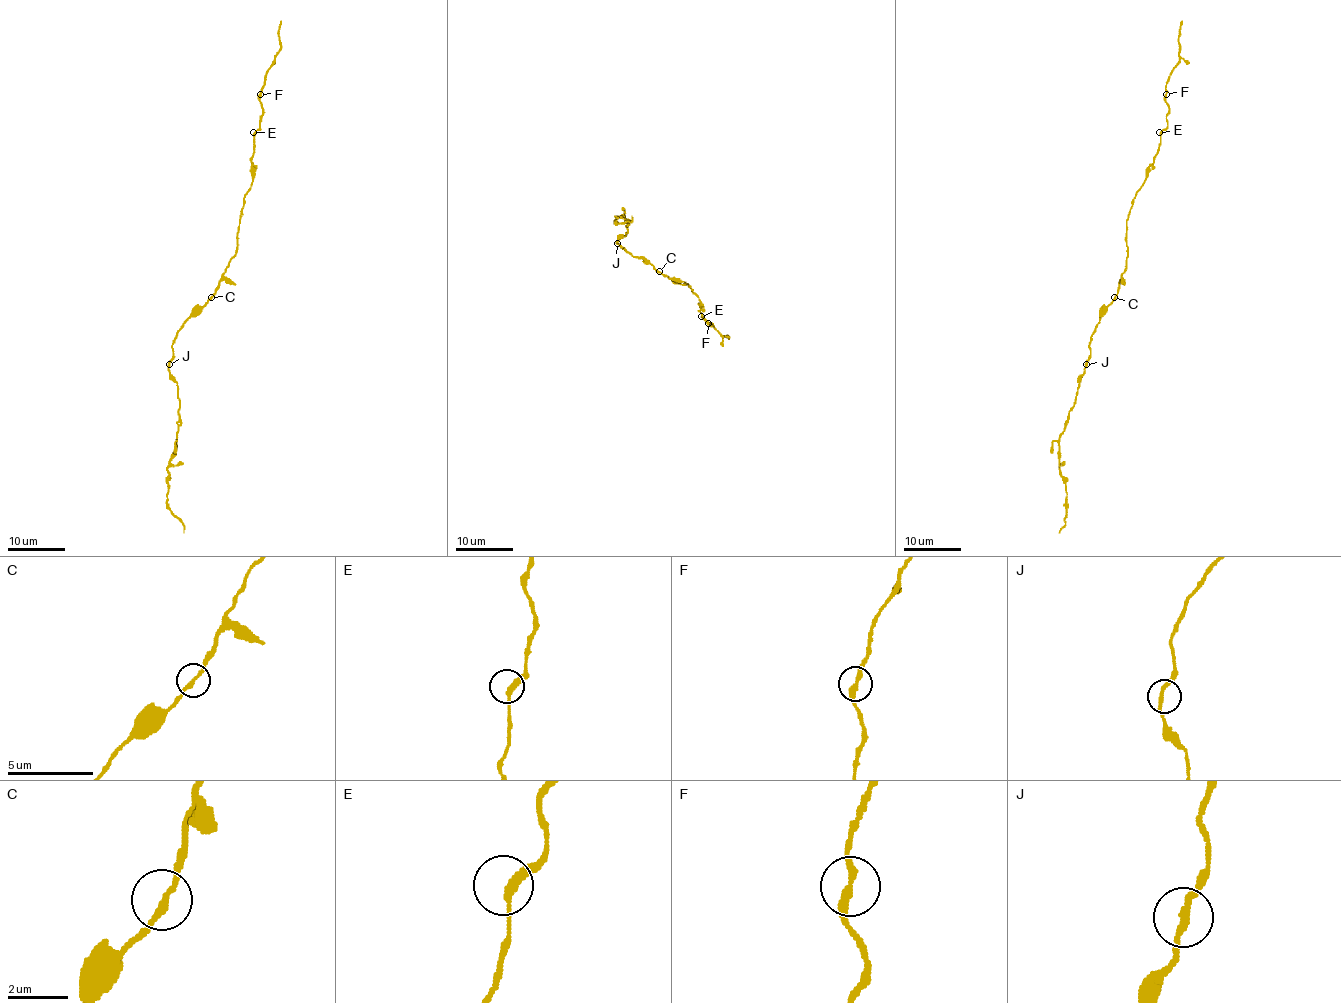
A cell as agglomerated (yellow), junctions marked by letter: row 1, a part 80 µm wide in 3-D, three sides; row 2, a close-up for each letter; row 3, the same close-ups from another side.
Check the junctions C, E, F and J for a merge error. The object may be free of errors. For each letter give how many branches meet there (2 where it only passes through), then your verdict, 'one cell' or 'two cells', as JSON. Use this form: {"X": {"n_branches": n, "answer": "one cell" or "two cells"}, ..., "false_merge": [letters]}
{"C": {"n_branches": 2, "answer": "one cell"}, "E": {"n_branches": 2, "answer": "one cell"}, "F": {"n_branches": 2, "answer": "one cell"}, "J": {"n_branches": 2, "answer": "one cell"}, "false_merge": []}

